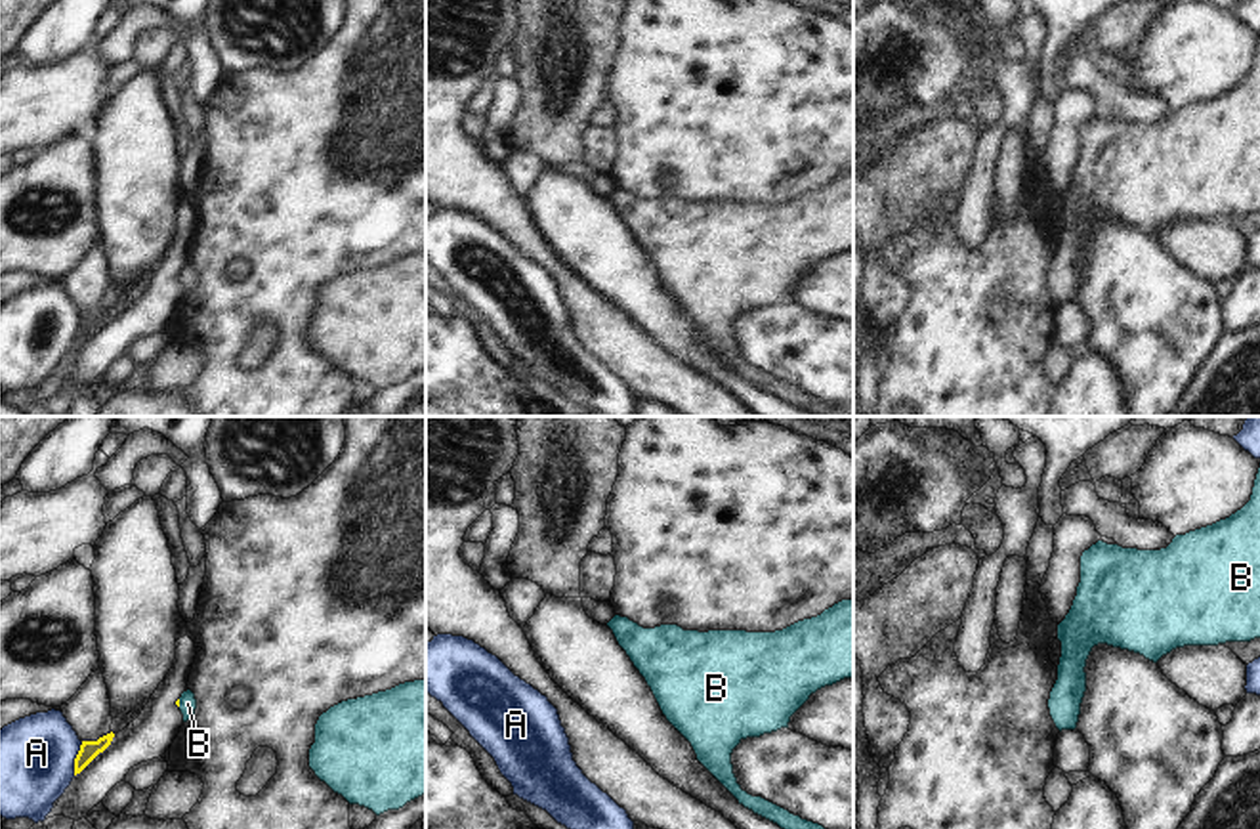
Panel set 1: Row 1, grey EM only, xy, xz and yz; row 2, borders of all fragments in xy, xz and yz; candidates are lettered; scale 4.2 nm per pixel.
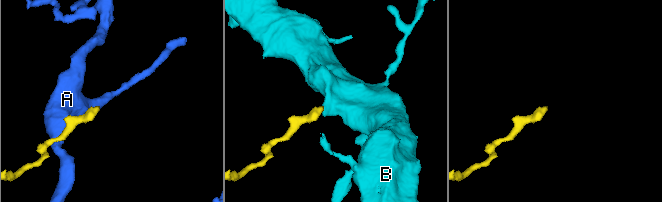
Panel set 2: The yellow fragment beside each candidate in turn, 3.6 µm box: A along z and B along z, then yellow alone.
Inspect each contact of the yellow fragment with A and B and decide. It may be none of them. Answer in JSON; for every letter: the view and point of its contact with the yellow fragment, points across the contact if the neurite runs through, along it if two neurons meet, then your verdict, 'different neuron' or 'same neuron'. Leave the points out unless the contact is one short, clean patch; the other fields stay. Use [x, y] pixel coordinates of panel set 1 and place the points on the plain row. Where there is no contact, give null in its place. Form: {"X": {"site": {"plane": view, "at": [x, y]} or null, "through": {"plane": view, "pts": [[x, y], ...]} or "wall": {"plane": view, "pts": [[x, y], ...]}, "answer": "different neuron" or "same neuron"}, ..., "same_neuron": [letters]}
{"A": {"site": {"plane": "xy", "at": [75, 331]}, "answer": "different neuron"}, "B": {"site": {"plane": "xy", "at": [178, 276]}, "through": {"plane": "xy", "pts": [[178, 272], [178, 276], [188, 276]]}, "answer": "same neuron"}, "same_neuron": ["B"]}

